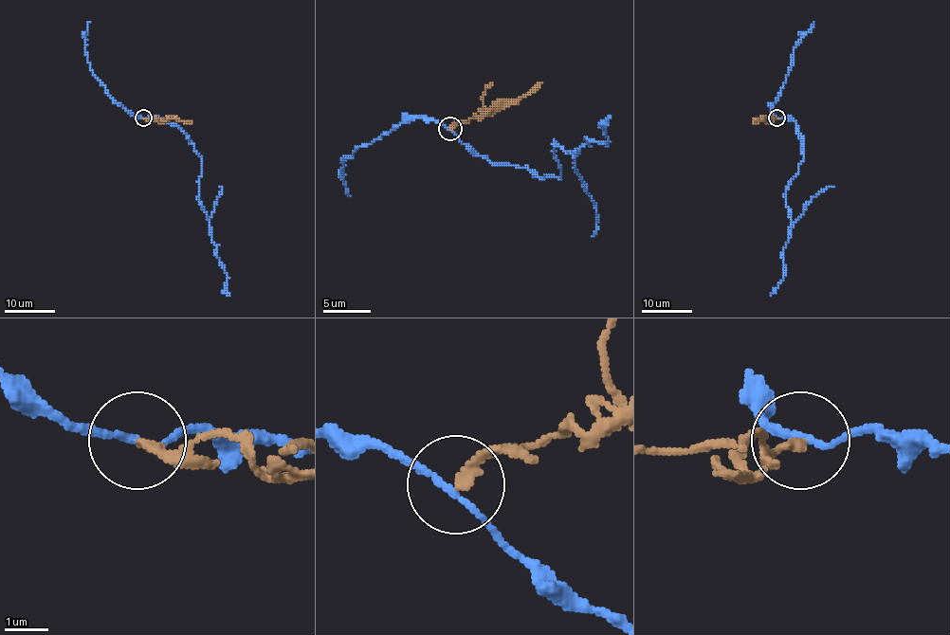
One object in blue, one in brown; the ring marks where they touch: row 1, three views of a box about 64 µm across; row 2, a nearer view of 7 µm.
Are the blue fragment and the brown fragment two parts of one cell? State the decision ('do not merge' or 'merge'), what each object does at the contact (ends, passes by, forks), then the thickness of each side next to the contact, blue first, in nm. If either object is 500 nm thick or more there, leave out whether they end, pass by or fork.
do not merge; blue passes by; brown ends; calibres 130 and 200 nm

